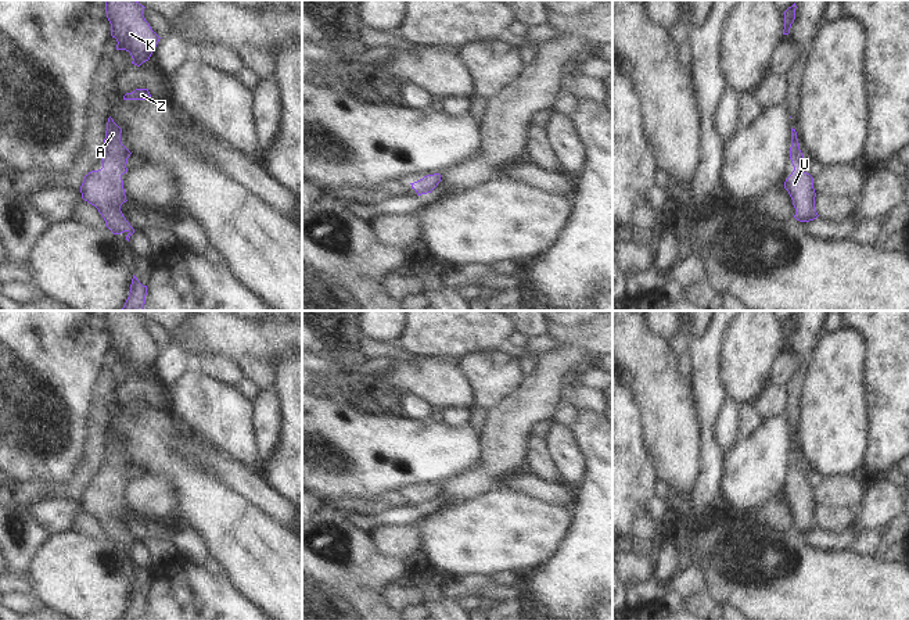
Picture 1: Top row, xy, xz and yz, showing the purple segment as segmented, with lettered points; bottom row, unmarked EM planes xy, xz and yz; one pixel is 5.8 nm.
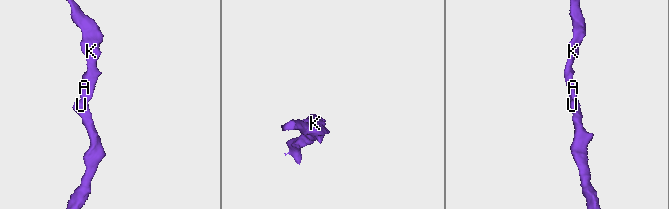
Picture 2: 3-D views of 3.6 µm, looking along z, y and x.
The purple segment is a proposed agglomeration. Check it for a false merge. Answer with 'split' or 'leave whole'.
leave whole

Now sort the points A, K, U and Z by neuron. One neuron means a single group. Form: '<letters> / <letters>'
A K U Z

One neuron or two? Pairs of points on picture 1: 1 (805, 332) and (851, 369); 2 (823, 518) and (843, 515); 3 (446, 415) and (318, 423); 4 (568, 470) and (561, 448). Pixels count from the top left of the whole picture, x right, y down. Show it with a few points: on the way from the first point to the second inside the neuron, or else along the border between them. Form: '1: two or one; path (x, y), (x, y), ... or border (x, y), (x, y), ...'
1: two; border (823, 330), (807, 361)
2: one; path (827, 518), (839, 518)
3: two; border (474, 419), (456, 427), (448, 427), (442, 423)
4: one; path (568, 465), (564, 454)

